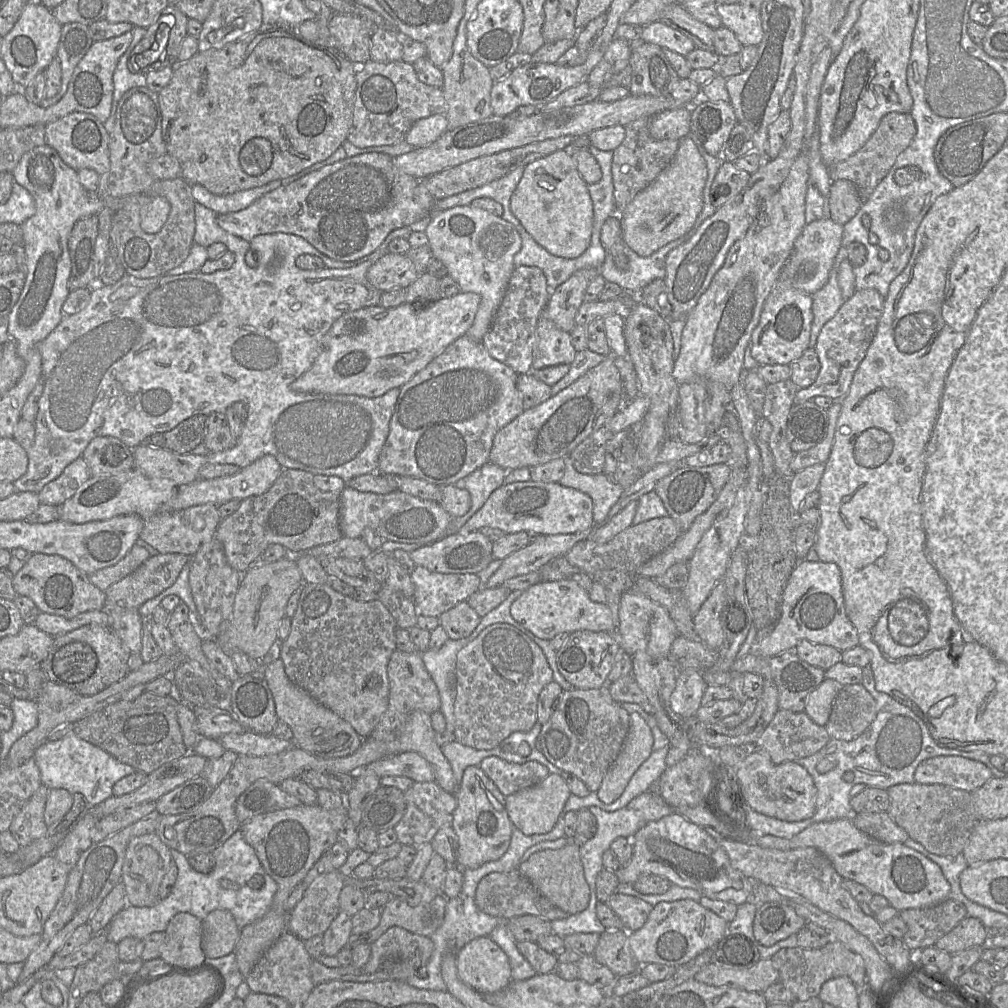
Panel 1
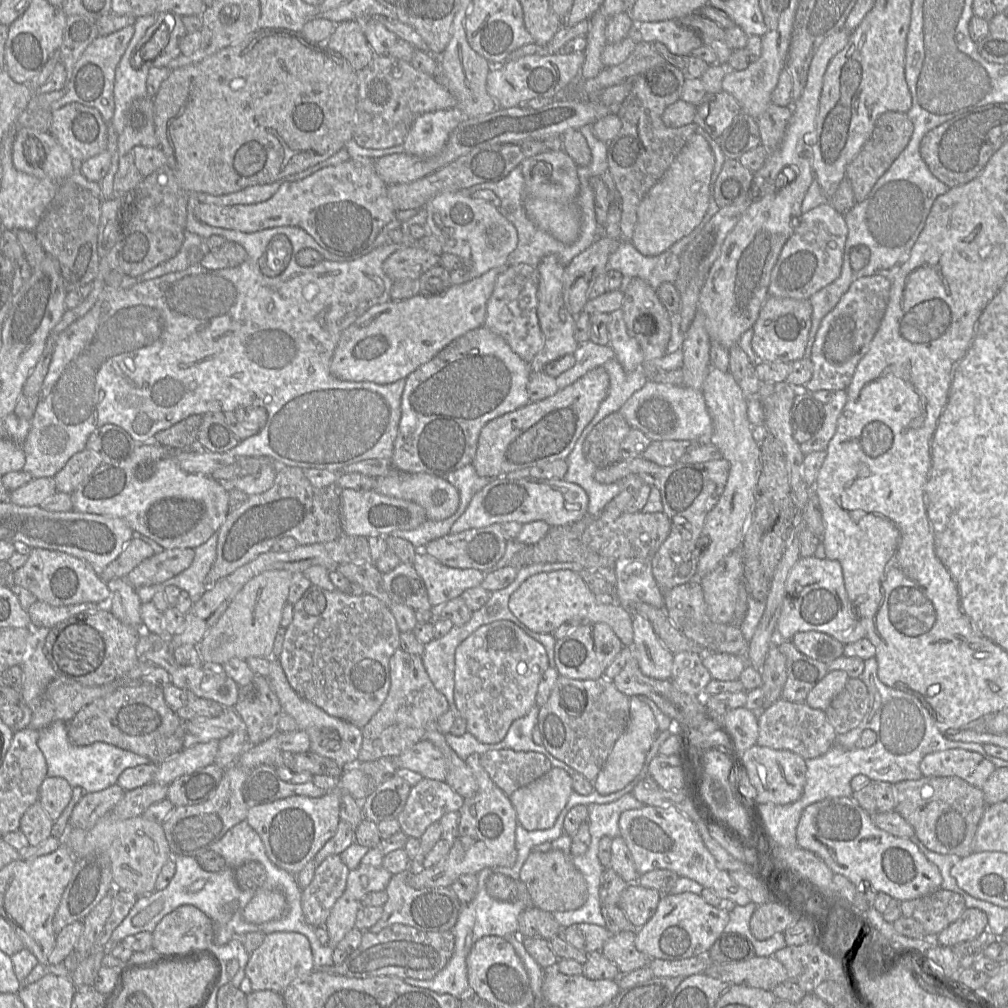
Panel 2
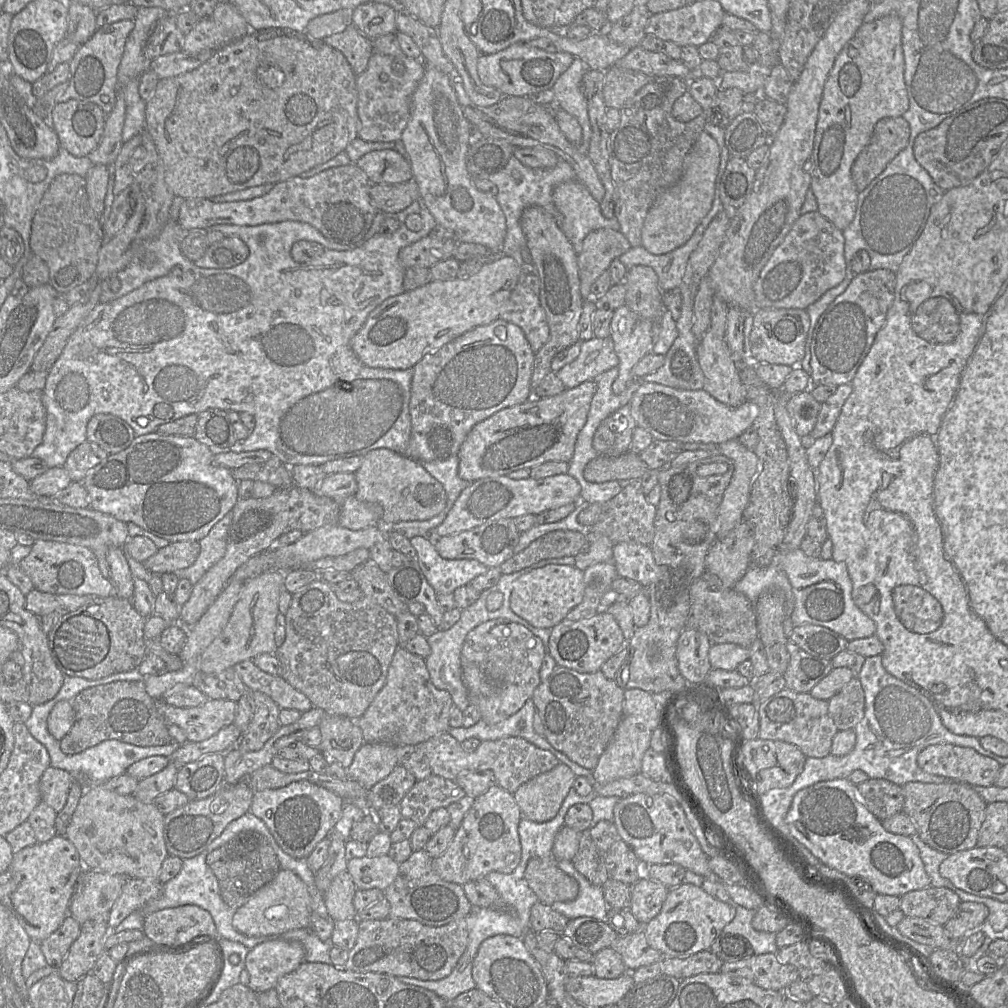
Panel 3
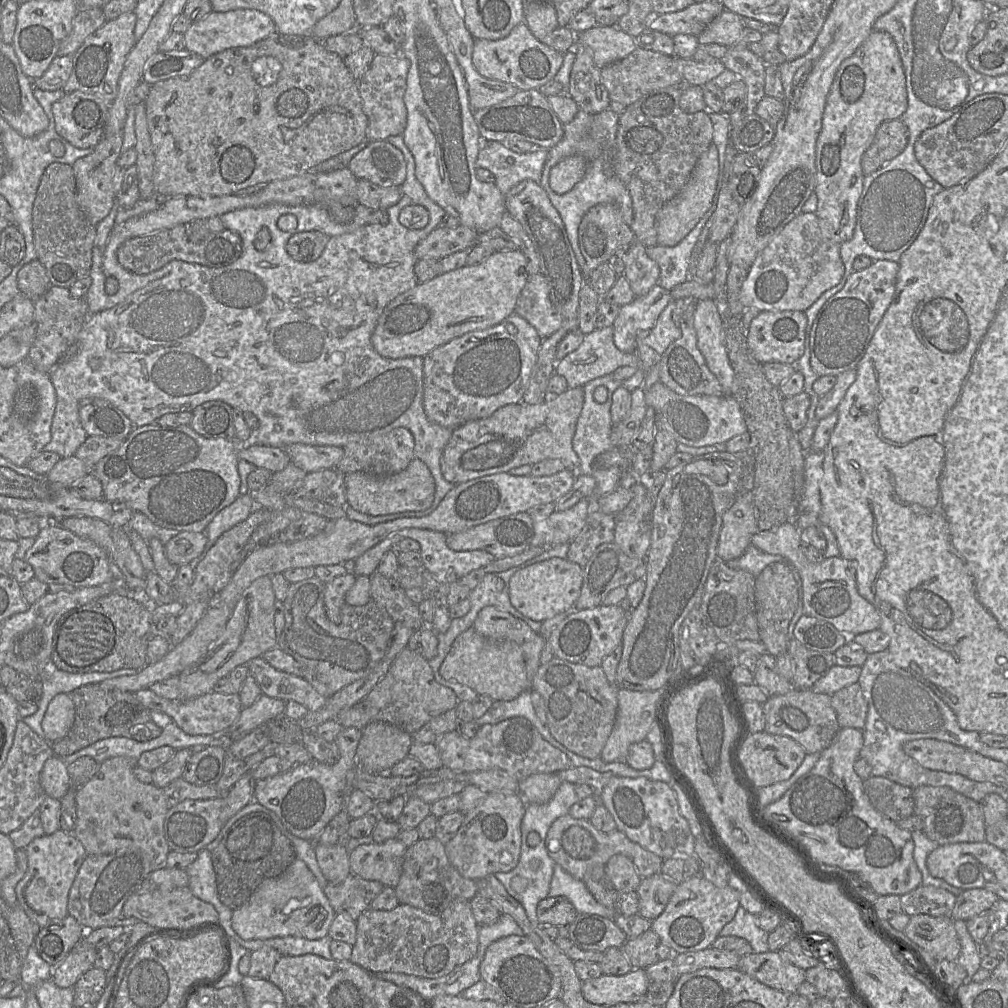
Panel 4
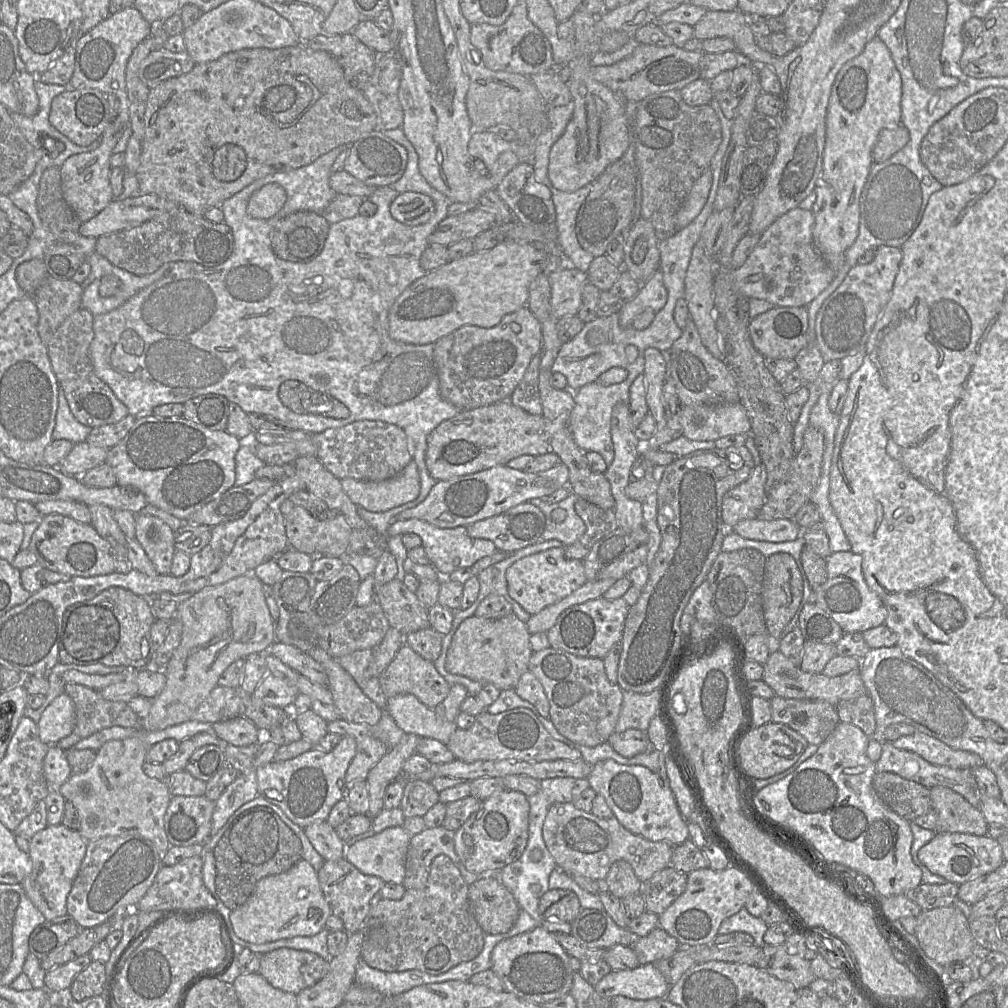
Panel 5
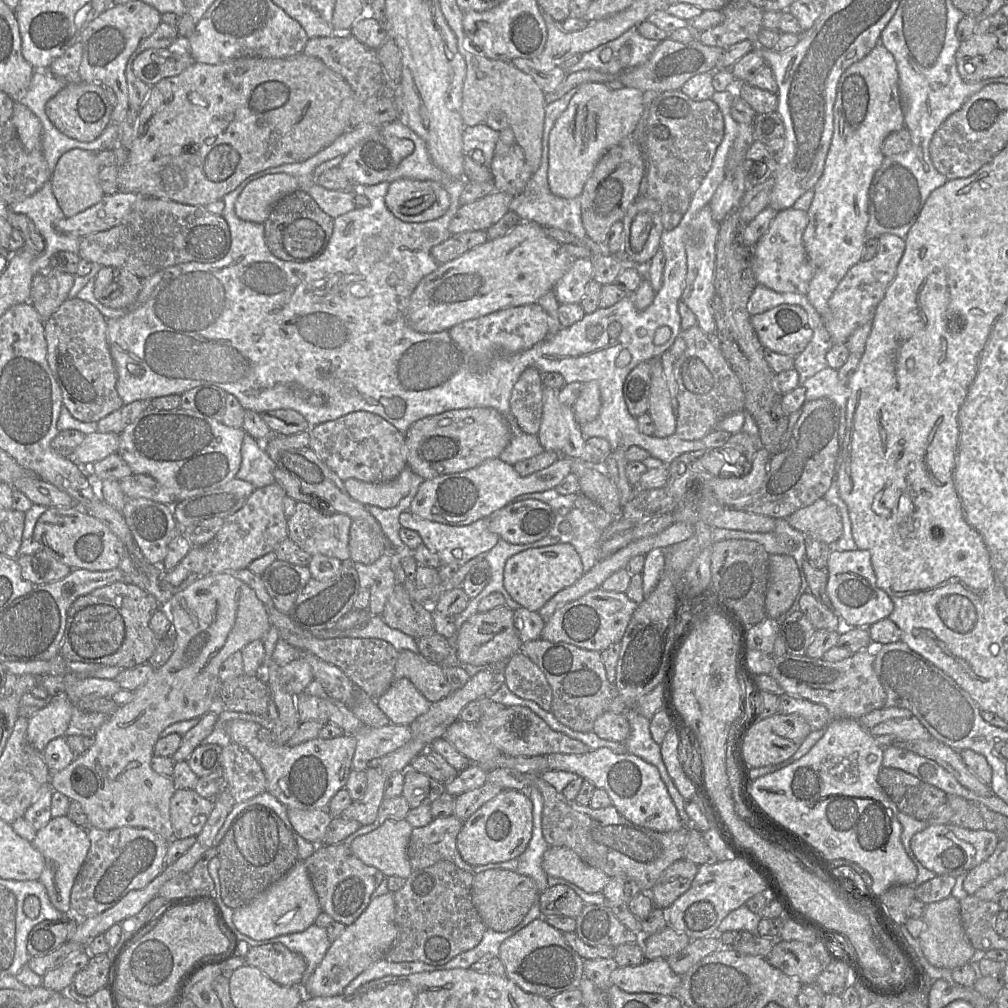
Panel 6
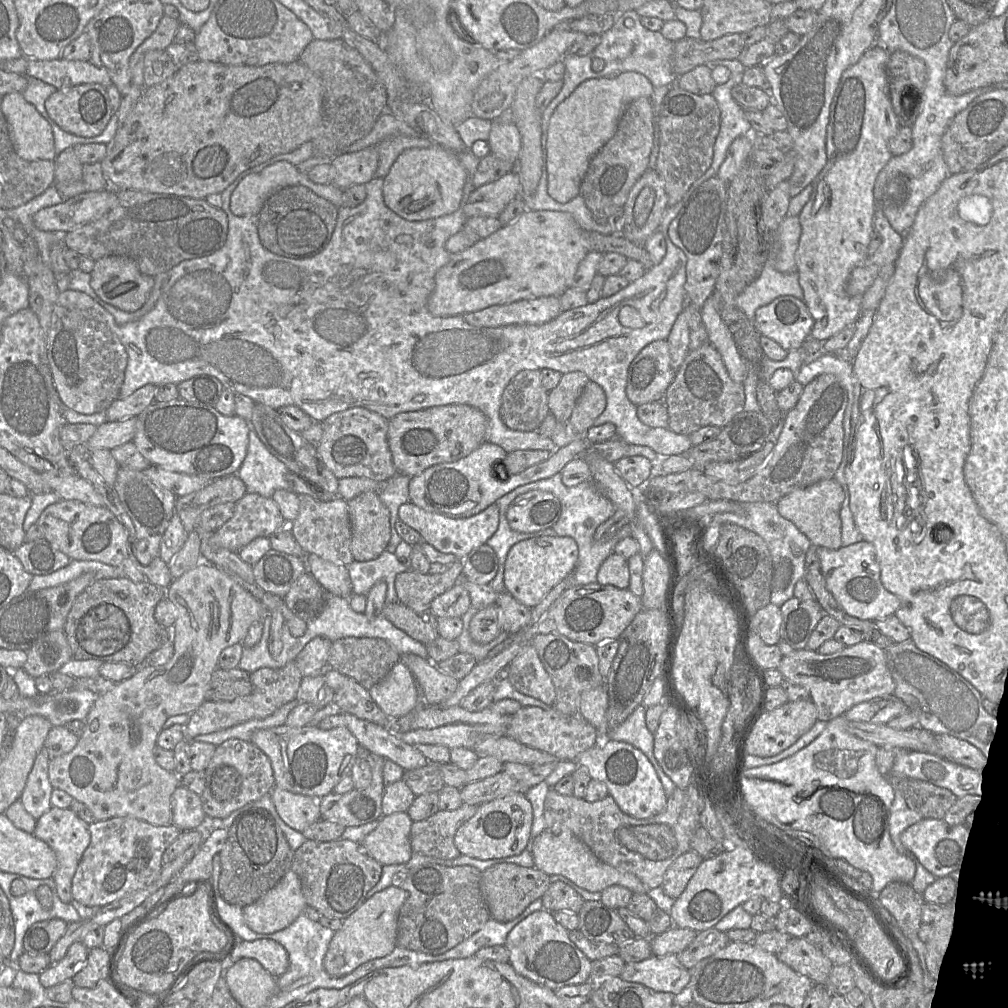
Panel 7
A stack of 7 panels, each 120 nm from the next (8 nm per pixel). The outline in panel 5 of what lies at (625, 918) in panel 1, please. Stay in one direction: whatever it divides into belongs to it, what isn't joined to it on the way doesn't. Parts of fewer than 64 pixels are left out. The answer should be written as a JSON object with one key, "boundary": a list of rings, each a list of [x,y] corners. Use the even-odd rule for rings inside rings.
{"boundary":[[[668,866],[642,883],[646,911],[659,916],[684,892],[687,874]]]}

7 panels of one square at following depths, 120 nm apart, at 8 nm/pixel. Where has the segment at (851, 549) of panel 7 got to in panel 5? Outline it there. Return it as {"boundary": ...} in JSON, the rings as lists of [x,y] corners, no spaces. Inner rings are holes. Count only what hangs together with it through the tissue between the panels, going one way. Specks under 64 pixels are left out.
{"boundary":[[[852,551],[832,553],[826,559],[827,580],[815,591],[813,600],[828,613],[844,633],[864,632],[884,624],[887,609],[881,598],[873,592],[863,575],[862,556]]]}

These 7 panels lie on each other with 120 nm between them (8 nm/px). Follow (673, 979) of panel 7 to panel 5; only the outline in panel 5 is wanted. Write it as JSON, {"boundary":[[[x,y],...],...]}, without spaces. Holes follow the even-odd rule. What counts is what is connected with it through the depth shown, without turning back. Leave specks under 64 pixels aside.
{"boundary":[[[656,964],[639,965],[631,970],[612,970],[594,985],[596,992],[607,999],[623,996],[634,1000],[665,998],[670,987]]]}

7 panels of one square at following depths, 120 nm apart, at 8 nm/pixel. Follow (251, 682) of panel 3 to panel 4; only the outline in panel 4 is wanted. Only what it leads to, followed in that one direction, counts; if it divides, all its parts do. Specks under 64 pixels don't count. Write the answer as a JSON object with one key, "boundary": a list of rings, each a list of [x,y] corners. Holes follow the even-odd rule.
{"boundary":[[[261,656],[251,659],[246,665],[261,693],[266,696],[286,703],[298,702],[309,712],[319,710],[327,701],[327,698],[319,694],[306,679],[275,669]]]}

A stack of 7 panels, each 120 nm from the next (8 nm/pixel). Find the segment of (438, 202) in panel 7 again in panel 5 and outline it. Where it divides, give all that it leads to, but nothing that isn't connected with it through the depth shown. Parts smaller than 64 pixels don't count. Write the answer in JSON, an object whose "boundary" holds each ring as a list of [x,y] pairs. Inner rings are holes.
{"boundary":[[[417,192],[399,193],[390,205],[391,216],[408,226],[419,226],[428,222],[434,212],[433,200]]]}

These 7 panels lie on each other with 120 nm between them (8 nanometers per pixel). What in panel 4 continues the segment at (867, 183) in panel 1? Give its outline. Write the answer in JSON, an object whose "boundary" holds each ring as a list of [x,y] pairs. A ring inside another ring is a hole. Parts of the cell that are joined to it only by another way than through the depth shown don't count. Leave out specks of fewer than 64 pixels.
{"boundary":[[[900,119],[881,123],[874,141],[861,159],[864,176],[869,175],[903,152],[909,140],[909,130]]]}

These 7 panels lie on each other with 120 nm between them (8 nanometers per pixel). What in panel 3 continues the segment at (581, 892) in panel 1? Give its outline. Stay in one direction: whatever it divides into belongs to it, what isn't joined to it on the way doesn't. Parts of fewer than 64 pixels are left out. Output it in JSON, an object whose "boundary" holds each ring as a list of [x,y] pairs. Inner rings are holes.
{"boundary":[[[553,857],[530,859],[524,877],[539,902],[548,906],[573,901],[579,893],[578,882],[563,872]]]}

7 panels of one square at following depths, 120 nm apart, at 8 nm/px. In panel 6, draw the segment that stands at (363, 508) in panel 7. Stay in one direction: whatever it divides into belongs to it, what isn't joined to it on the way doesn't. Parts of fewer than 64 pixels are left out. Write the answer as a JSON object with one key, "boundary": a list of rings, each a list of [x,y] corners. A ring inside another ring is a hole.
{"boundary":[[[352,520],[349,551],[352,562],[369,565],[391,551],[391,544],[384,532],[375,534],[365,521]]]}

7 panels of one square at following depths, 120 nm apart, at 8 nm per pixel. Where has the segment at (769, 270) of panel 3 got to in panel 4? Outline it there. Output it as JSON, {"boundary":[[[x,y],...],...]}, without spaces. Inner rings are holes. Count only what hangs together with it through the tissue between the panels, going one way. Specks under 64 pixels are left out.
{"boundary":[[[801,212],[755,258],[741,287],[742,304],[760,311],[805,312],[823,292],[841,281],[844,265],[839,248],[840,244],[823,236],[815,213]]]}

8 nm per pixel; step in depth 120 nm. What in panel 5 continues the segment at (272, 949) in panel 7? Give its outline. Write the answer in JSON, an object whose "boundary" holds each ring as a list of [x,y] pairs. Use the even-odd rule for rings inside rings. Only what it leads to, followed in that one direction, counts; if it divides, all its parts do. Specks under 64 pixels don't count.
{"boundary":[[[278,948],[260,957],[258,973],[273,987],[298,995],[315,985],[329,970],[329,959],[292,948]]]}

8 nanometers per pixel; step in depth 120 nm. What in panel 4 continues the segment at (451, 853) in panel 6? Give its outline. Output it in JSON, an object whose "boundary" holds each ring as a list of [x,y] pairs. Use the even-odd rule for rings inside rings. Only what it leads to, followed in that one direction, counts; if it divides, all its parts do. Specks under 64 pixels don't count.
{"boundary":[[[437,838],[419,839],[407,847],[401,877],[394,888],[399,904],[407,904],[428,913],[440,913],[456,900],[470,901],[477,894],[476,881],[464,878],[449,862],[445,845]]]}

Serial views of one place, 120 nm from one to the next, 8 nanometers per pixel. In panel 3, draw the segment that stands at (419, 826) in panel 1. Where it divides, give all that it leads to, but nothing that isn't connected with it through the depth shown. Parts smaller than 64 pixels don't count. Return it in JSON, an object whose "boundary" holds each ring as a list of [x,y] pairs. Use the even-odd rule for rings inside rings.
{"boundary":[[[434,775],[416,781],[400,803],[401,816],[423,826],[430,814],[438,808],[448,808],[465,796],[455,780]]]}

